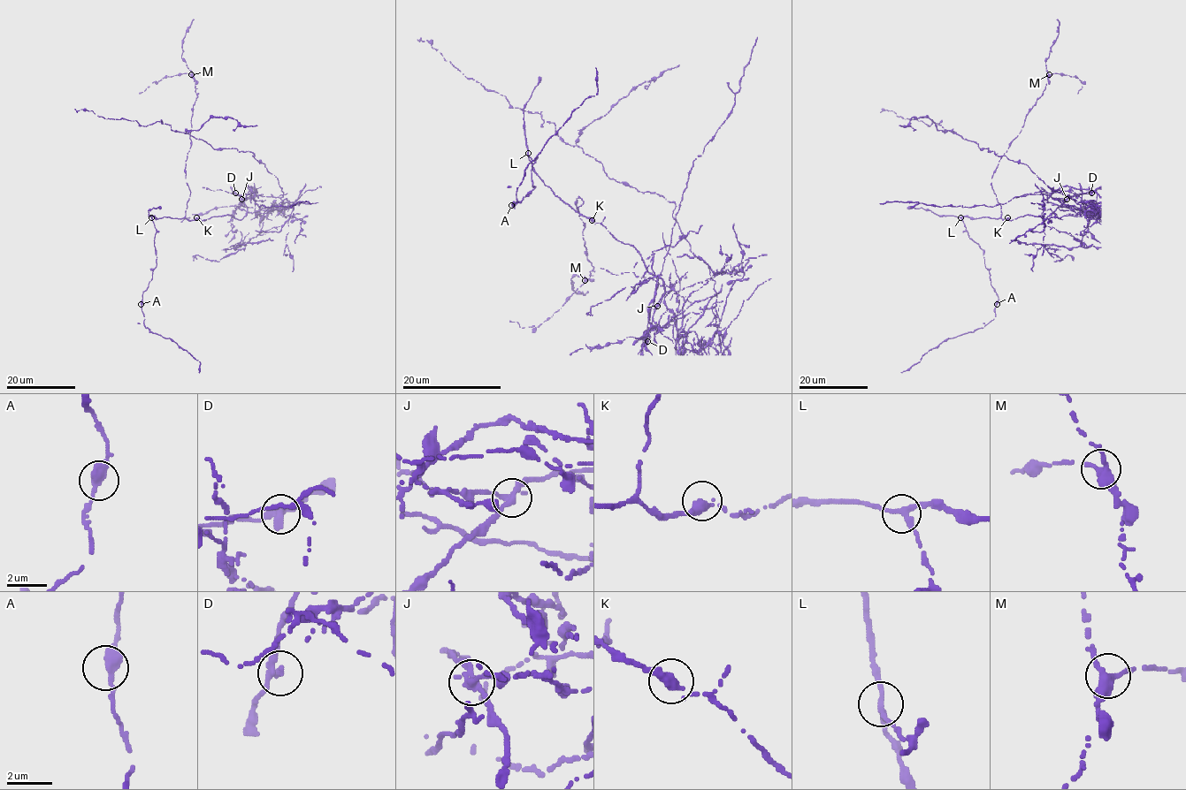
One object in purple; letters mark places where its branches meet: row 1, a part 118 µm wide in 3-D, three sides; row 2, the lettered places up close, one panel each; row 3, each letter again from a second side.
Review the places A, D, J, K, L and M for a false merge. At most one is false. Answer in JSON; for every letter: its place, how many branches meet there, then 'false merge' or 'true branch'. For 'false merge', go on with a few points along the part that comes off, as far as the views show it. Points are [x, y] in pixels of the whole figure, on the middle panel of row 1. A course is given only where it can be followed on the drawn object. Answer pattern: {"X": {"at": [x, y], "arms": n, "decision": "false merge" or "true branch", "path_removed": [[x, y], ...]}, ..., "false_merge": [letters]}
{"A": {"at": [511, 205], "arms": 2, "decision": "true branch"}, "D": {"at": [647, 341], "arms": 2, "decision": "true branch"}, "J": {"at": [657, 306], "arms": 3, "decision": "false merge", "path_removed": [[656, 305], [675, 282], [675, 326], [650, 329], [717, 330], [674, 202], [417, 39]]}, "K": {"at": [592, 220], "arms": 3, "decision": "true branch"}, "L": {"at": [528, 153], "arms": 3, "decision": "true branch"}, "M": {"at": [585, 280], "arms": 3, "decision": "true branch"}, "false_merge": ["J"]}

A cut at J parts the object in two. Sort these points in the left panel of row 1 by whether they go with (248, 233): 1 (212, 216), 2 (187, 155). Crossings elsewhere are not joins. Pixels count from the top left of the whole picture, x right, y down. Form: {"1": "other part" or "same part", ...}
{"1": "other part", "2": "other part"}

